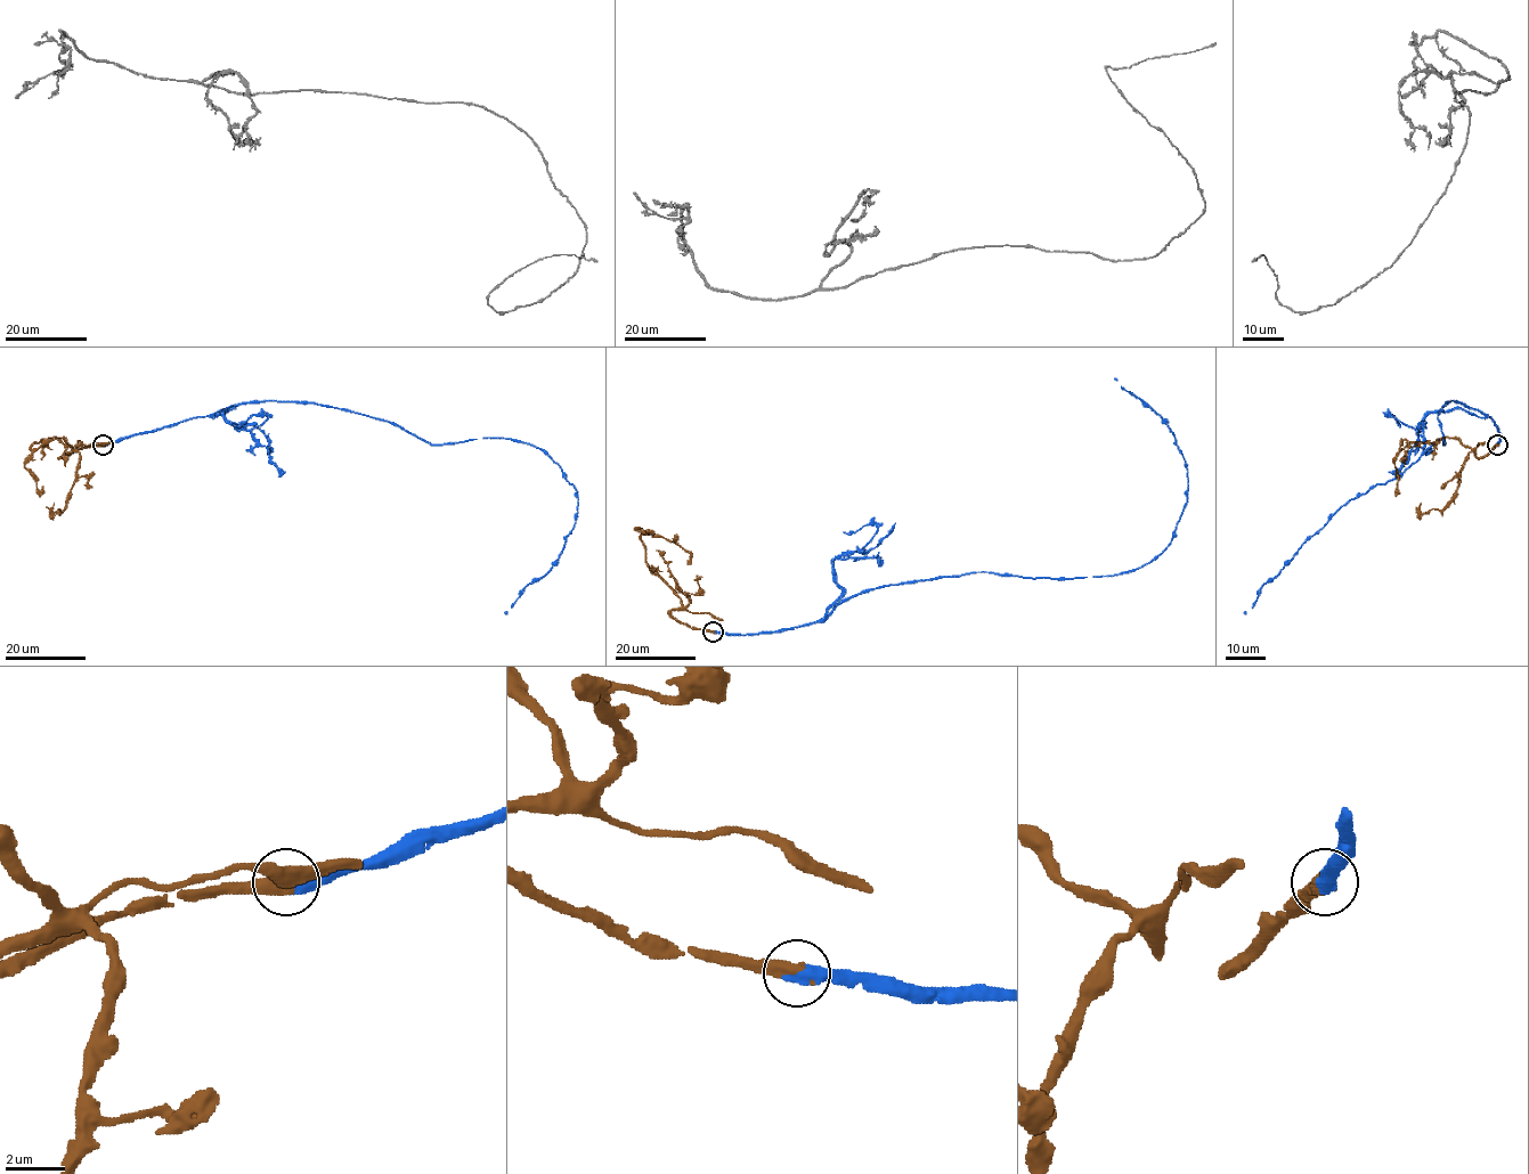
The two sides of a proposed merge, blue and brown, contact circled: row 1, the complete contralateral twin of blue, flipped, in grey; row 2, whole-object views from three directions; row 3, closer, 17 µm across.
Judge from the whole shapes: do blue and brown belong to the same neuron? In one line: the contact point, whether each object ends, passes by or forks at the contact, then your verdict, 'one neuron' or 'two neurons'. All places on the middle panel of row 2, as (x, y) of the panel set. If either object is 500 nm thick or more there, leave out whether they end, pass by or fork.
(713, 632) | one neuron

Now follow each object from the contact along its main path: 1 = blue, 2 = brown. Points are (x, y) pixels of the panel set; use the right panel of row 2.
1: (1497, 445), (1491, 418), (1446, 404), (1438, 415), (1444, 445), (1441, 437), (1398, 475), (1349, 499), (1244, 613)
2: (1497, 445), (1480, 457), (1456, 438), (1410, 442), (1400, 449), (1404, 439), (1410, 446), (1430, 440)

